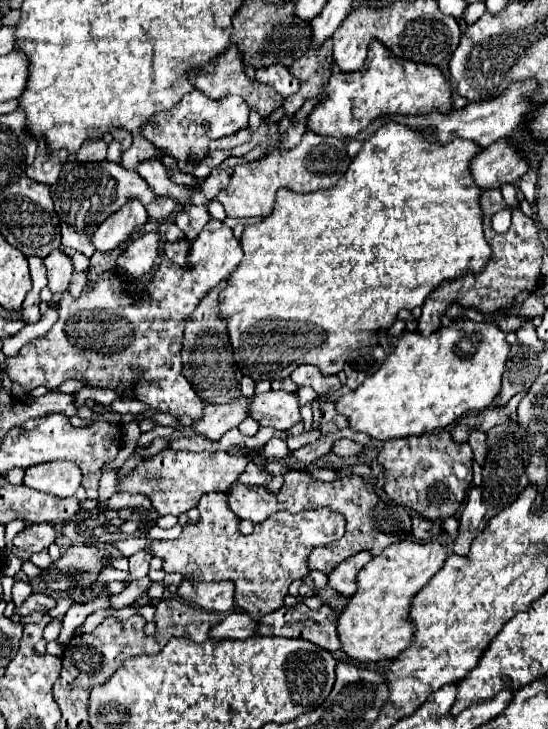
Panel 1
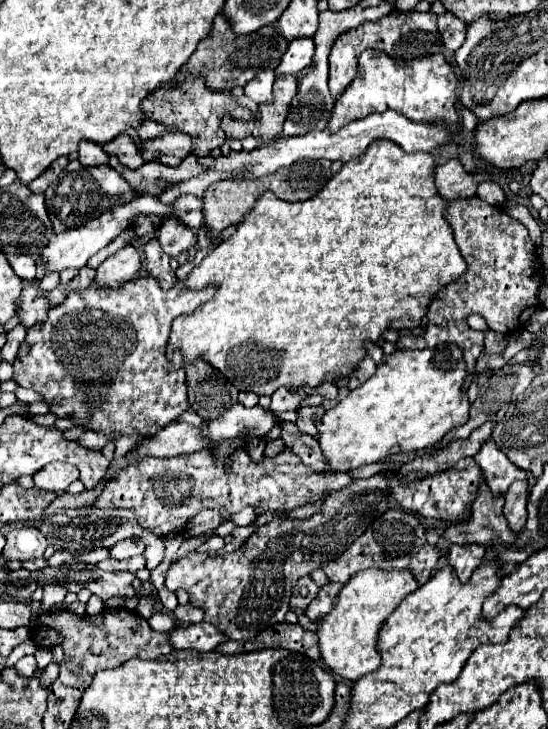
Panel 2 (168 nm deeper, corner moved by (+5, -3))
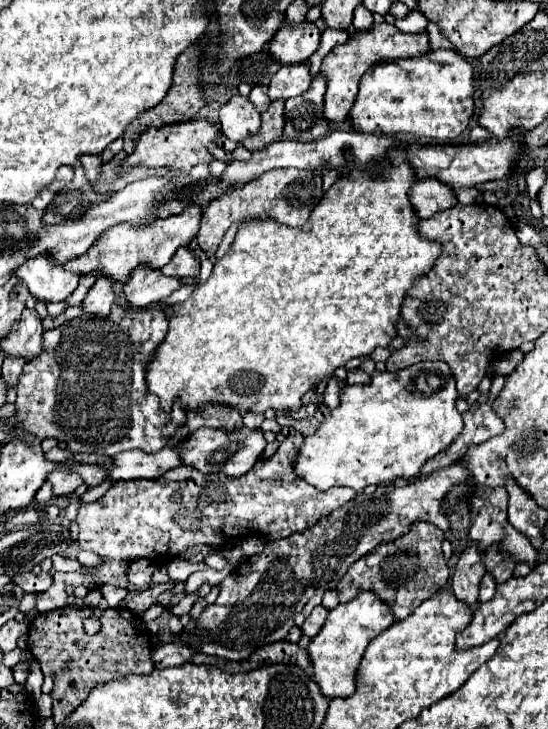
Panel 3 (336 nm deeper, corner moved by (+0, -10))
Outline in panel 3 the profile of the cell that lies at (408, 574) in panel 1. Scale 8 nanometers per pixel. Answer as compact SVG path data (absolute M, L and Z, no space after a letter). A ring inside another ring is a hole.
M363 590L361 594L357 594L357 598L345 604L337 604L329 612L321 632L311 640L307 648L313 660L313 676L325 696L335 698L353 694L357 684L357 666L361 664L367 644L391 624L393 624L391 606L387 606L387 602L381 602L381 598L371 590Z

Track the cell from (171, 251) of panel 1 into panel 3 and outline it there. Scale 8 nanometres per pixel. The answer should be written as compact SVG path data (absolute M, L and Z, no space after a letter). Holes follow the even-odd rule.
M139 266L133 270L133 278L129 278L123 292L131 306L145 308L153 302L161 302L177 288L181 288L179 278L165 276L161 270L153 270L149 266Z

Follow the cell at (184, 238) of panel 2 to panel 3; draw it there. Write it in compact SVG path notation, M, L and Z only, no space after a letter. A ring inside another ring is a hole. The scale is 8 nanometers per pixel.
M187 246L177 250L177 254L173 254L171 262L165 264L161 268L161 272L165 276L177 276L177 278L191 276L191 278L195 278L199 274L199 262L195 258L195 252L191 248L187 248Z

